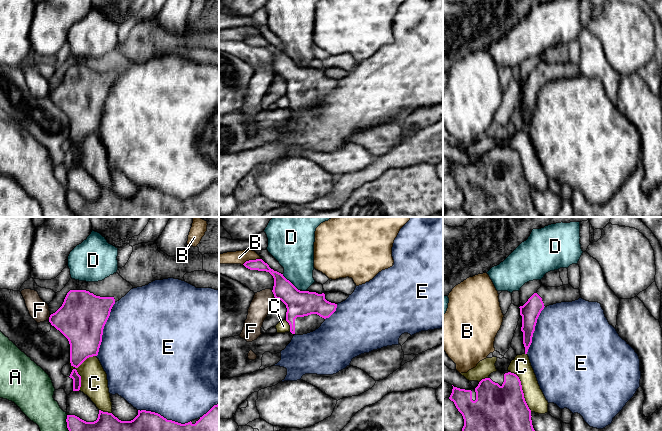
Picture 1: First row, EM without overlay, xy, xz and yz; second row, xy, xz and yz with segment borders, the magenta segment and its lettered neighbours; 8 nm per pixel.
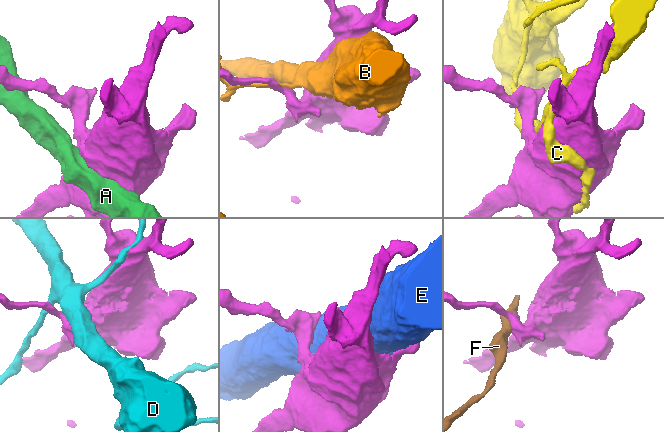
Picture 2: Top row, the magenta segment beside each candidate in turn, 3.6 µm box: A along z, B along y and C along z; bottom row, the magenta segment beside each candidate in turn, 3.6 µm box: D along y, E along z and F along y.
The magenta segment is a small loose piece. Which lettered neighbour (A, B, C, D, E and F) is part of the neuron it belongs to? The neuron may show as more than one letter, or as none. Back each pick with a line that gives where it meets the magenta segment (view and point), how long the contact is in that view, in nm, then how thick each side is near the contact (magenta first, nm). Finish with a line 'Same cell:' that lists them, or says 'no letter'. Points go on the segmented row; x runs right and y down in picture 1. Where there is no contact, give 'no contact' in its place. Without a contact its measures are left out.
Same cell: no letter

